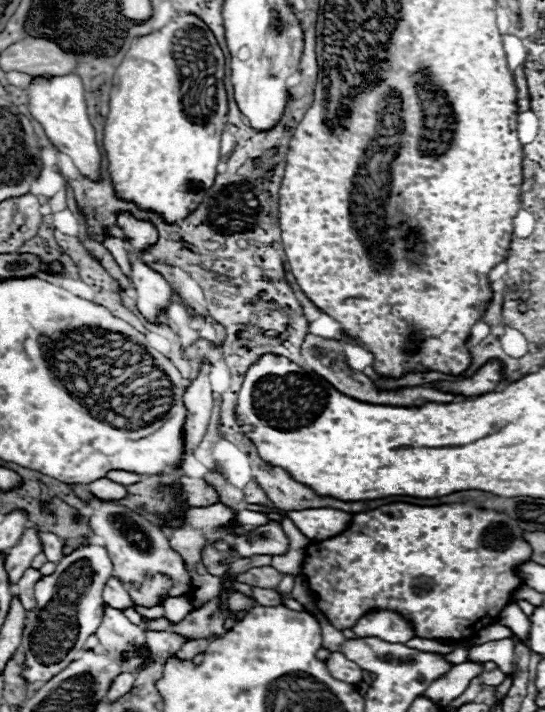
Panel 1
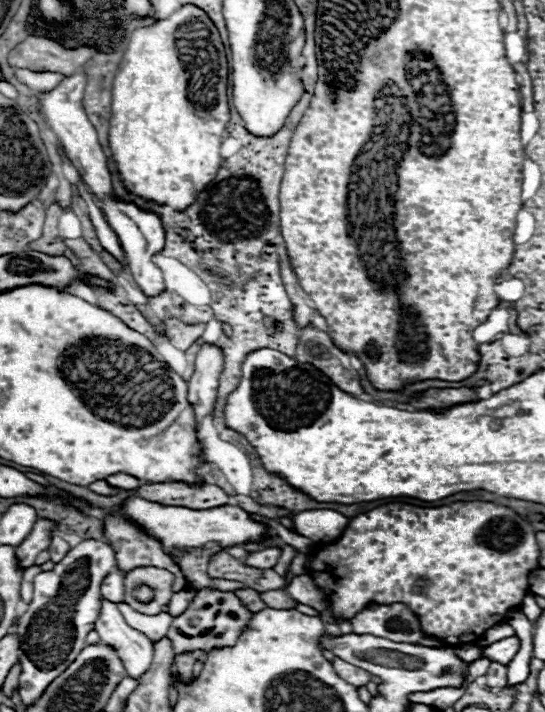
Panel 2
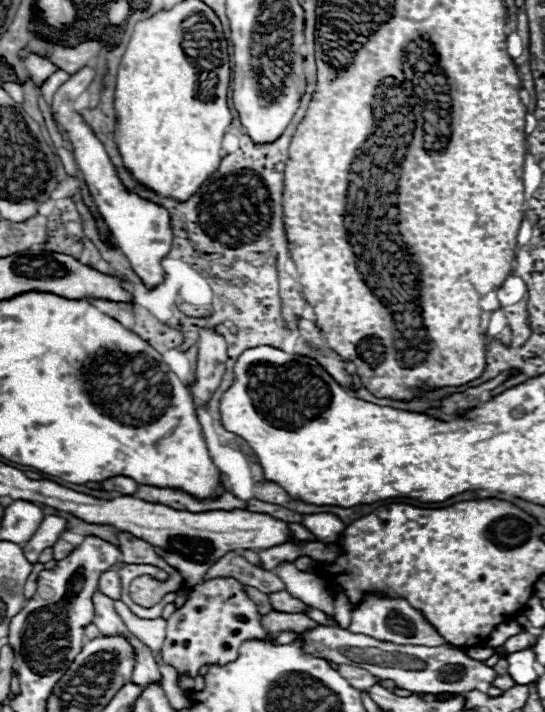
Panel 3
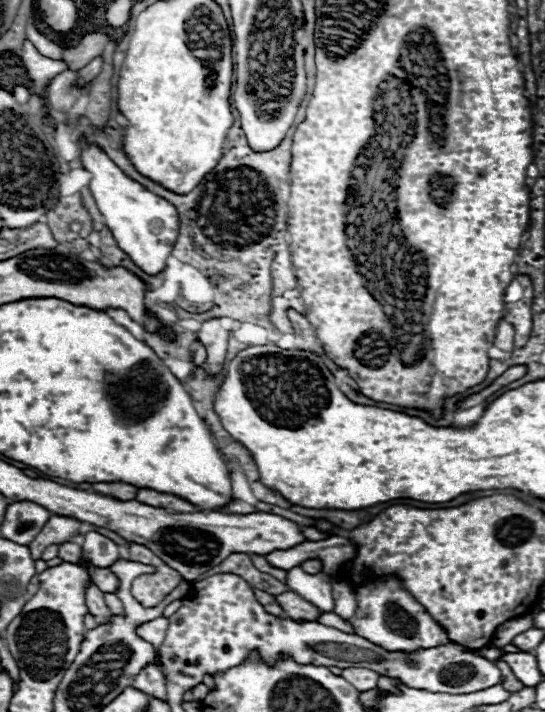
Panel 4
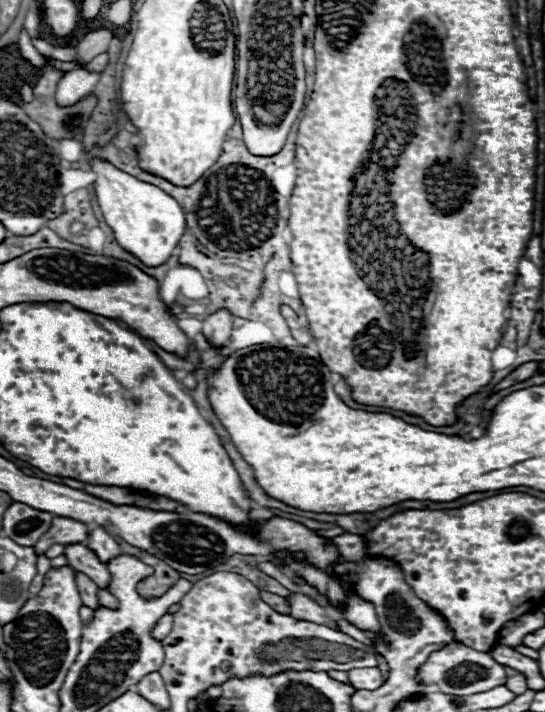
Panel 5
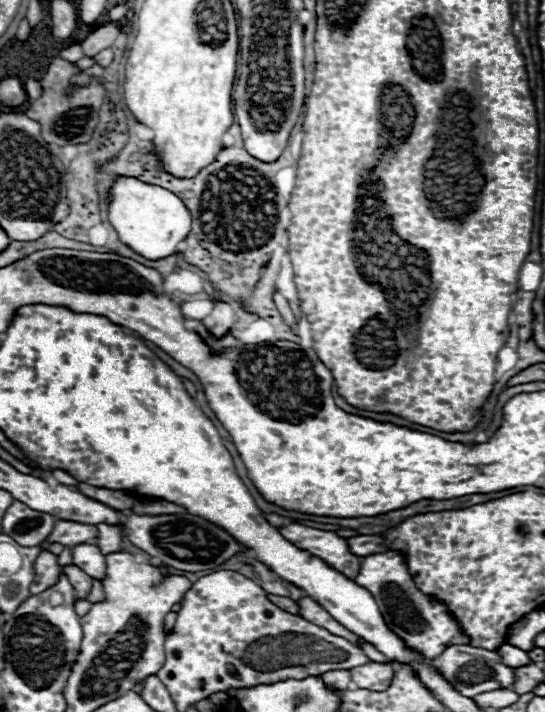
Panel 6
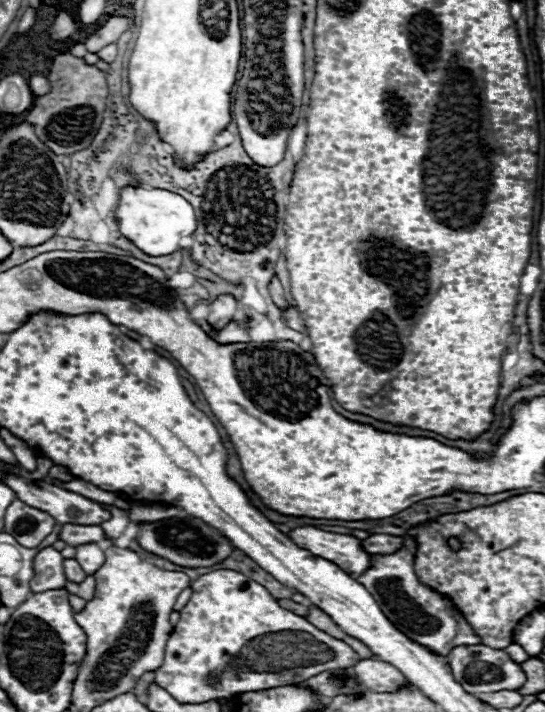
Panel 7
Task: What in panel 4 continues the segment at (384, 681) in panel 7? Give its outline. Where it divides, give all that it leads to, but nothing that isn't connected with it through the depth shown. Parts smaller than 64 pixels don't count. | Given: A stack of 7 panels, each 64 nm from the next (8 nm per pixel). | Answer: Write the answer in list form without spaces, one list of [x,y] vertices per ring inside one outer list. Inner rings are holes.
[[[346,668],[346,670],[342,670],[342,676],[344,676],[354,688],[358,688],[360,692],[376,688],[376,686],[378,686],[378,678],[380,678],[378,672],[368,670],[368,668]]]

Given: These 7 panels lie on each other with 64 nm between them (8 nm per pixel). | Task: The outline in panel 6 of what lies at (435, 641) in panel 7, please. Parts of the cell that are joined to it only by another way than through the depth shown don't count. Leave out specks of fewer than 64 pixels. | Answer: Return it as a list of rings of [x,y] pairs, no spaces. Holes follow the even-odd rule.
[[[392,550],[384,554],[370,554],[362,560],[360,570],[362,572],[358,572],[358,578],[354,582],[364,586],[374,596],[390,630],[402,636],[402,640],[410,648],[422,652],[426,658],[434,658],[440,656],[440,652],[444,652],[450,644],[470,642],[470,638],[462,632],[462,626],[454,620],[450,610],[416,588],[408,572],[408,564],[400,552]]]

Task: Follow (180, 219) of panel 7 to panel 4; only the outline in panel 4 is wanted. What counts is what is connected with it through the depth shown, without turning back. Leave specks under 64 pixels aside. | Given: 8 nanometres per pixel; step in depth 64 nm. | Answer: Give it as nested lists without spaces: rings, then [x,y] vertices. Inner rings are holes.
[[[90,144],[82,150],[82,166],[92,174],[90,192],[98,204],[100,214],[106,220],[106,226],[112,230],[114,240],[118,242],[120,250],[124,250],[134,264],[138,264],[146,274],[156,274],[164,270],[166,258],[172,254],[180,216],[174,204],[162,200],[158,194],[150,192],[136,180],[128,178],[98,146]]]

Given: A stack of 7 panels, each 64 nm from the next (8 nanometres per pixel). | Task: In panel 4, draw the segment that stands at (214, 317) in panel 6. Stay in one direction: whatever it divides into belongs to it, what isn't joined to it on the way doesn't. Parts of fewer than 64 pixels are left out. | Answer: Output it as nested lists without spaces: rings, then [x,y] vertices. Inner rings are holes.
[[[210,318],[202,324],[200,332],[198,332],[198,338],[200,342],[206,346],[208,350],[208,358],[212,358],[210,362],[204,364],[206,370],[210,372],[220,372],[222,366],[224,366],[224,360],[226,360],[226,346],[228,346],[228,330],[224,330],[220,326],[220,318]]]

